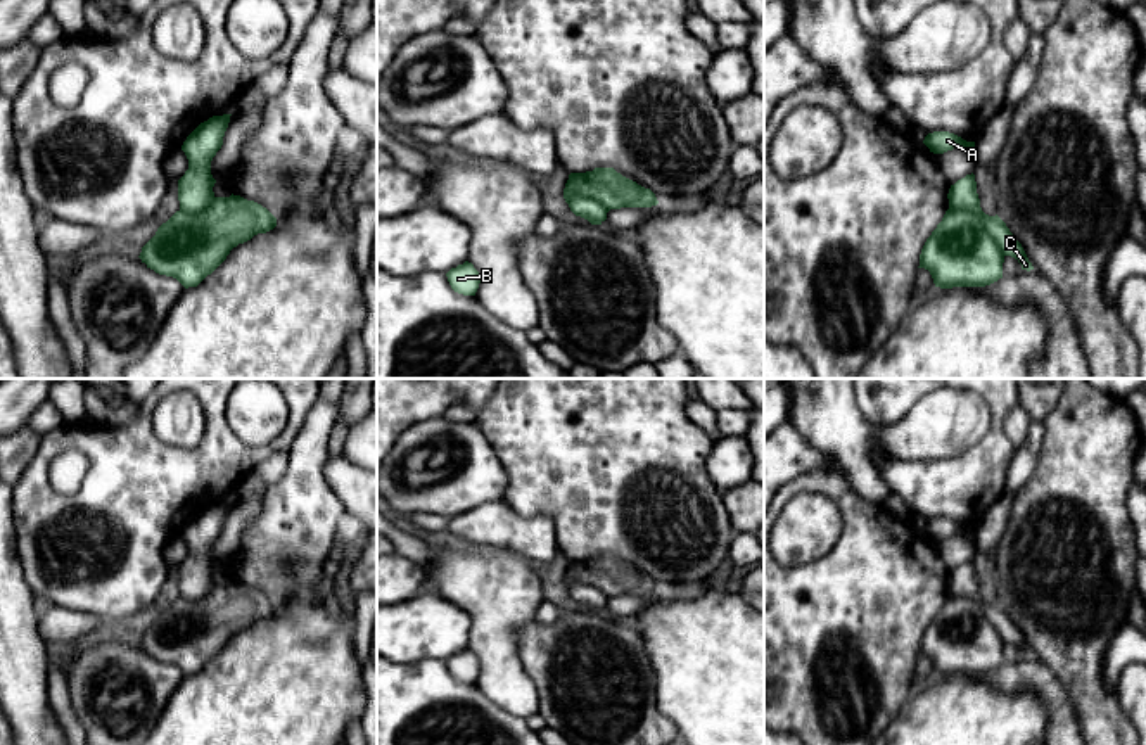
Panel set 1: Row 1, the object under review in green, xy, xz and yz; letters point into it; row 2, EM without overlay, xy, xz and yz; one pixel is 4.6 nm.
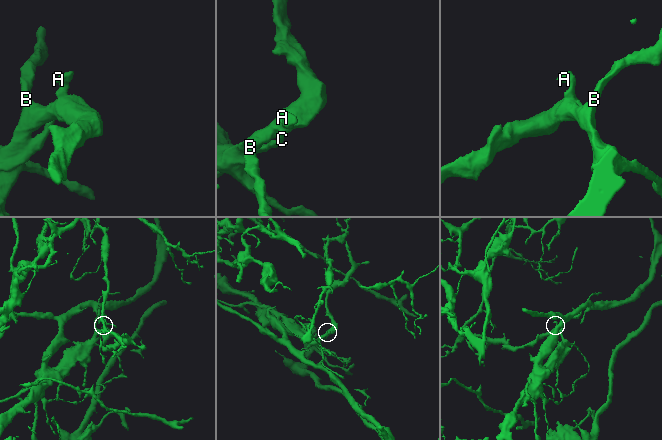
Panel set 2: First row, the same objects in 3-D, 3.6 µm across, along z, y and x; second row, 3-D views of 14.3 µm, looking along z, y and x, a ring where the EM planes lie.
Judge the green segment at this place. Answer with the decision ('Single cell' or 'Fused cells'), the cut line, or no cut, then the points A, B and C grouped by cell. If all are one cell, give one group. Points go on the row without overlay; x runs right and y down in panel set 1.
Fused cells. Split along yz (949, 593), (972, 598), (1005, 642). Groups: A C / B

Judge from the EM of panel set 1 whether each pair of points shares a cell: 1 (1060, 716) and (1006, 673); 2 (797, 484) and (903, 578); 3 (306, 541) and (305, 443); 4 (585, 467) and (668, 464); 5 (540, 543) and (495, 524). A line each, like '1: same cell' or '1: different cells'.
1: same cell
2: same cell
3: same cell
4: same cell
5: same cell

